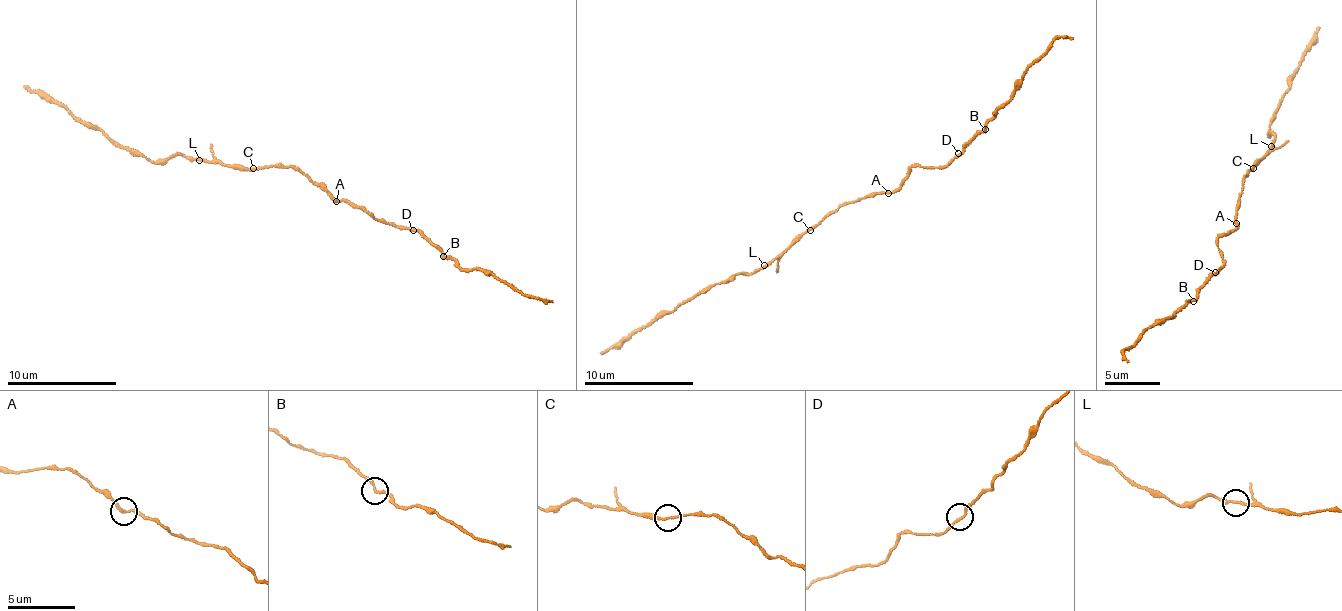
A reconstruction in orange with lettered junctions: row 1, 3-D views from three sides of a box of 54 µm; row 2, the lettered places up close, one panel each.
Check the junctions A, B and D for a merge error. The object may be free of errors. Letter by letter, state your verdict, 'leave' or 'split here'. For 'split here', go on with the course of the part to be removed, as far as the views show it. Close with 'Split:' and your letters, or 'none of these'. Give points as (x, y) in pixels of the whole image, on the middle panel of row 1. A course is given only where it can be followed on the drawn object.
A: leave
B: leave
D: leave
Split: none of these

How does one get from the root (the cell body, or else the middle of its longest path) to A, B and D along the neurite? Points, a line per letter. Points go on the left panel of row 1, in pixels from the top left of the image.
A: (304, 175), (316, 181), (336, 200)
B: (304, 175), (316, 181), (336, 200), (361, 207), (372, 217), (419, 231), (443, 256)
D: (304, 175), (316, 181), (336, 200), (345, 200), (350, 205), (361, 207), (372, 217), (413, 230)

